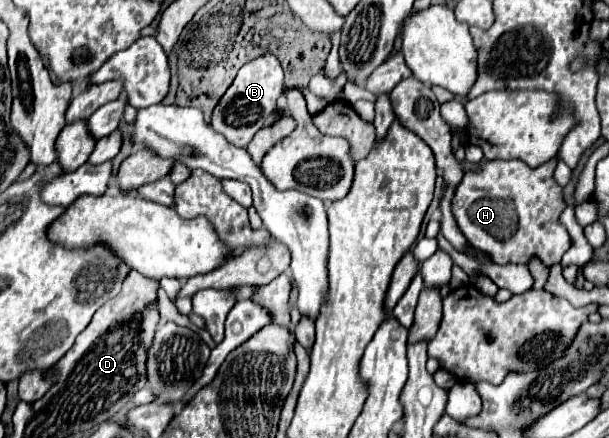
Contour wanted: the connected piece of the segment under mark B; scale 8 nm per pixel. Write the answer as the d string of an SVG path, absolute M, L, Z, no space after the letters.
M266 53L250 63L246 63L234 83L228 87L226 95L220 99L220 103L216 105L214 113L212 113L212 127L222 133L230 143L234 143L236 147L246 147L250 143L250 139L264 127L266 117L276 109L276 99L282 95L282 67L278 63L278 59L272 53Z

